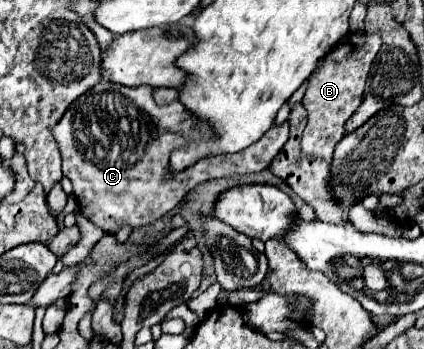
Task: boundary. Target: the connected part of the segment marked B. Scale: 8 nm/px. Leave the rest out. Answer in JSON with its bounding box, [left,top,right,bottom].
[301,32,381,162]

